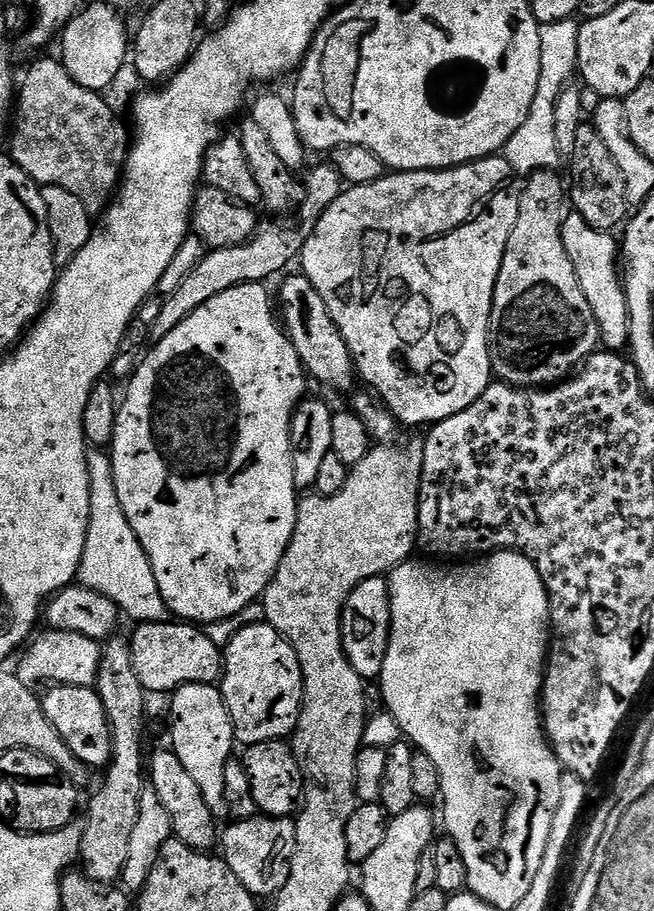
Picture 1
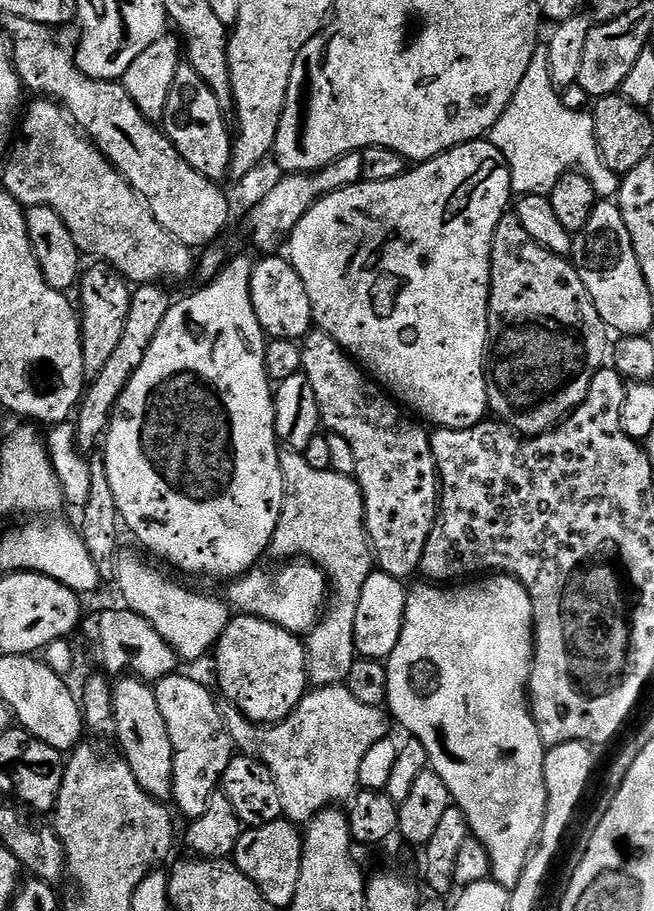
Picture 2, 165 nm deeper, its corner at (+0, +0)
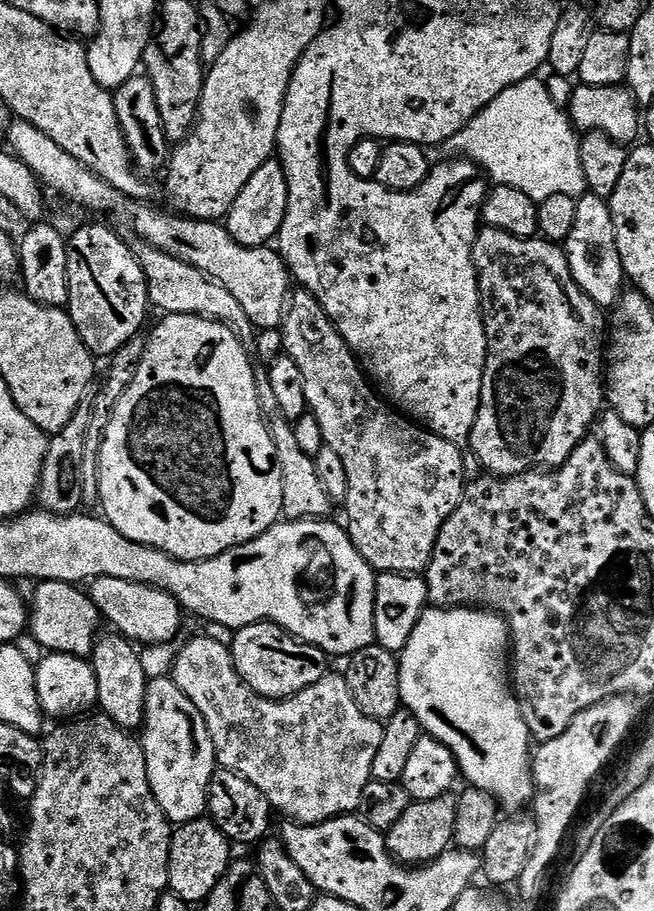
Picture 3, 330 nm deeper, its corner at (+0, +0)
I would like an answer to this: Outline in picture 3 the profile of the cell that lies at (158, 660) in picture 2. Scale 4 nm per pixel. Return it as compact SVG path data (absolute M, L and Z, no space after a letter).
M53 580L39 581L33 588L36 589L32 592L32 600L30 596L28 628L30 635L42 642L45 653L65 652L71 656L91 657L102 625L100 611L91 595L83 587Z

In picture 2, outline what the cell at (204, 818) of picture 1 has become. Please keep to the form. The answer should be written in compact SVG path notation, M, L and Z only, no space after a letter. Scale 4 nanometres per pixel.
M131 674L117 680L111 685L113 716L116 723L115 743L120 743L119 751L130 766L138 786L142 786L146 794L158 801L171 801L174 748L170 746L170 730L166 730L166 718L162 718L162 710L158 710L158 698L153 685L137 680Z

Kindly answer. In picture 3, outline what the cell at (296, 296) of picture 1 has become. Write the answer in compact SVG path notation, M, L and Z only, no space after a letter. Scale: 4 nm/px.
M13 119L8 126L7 147L13 156L17 156L45 189L53 188L62 196L78 204L82 208L90 208L96 212L105 212L108 216L117 216L124 224L129 224L141 237L143 243L152 248L170 254L170 258L185 260L190 266L202 270L210 278L214 278L240 303L246 310L246 318L258 330L279 328L284 321L284 310L288 306L290 295L290 273L286 262L275 247L247 248L229 234L223 223L214 220L193 220L175 211L159 212L151 208L151 203L132 200L126 194L114 190L110 182L98 178L78 158L70 158L58 142L46 138L42 130L30 126L30 122Z

